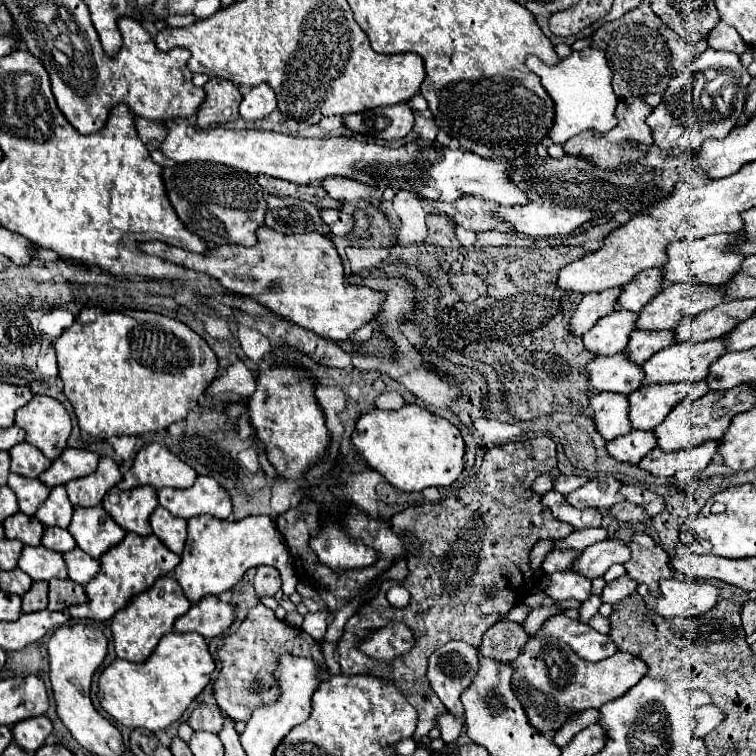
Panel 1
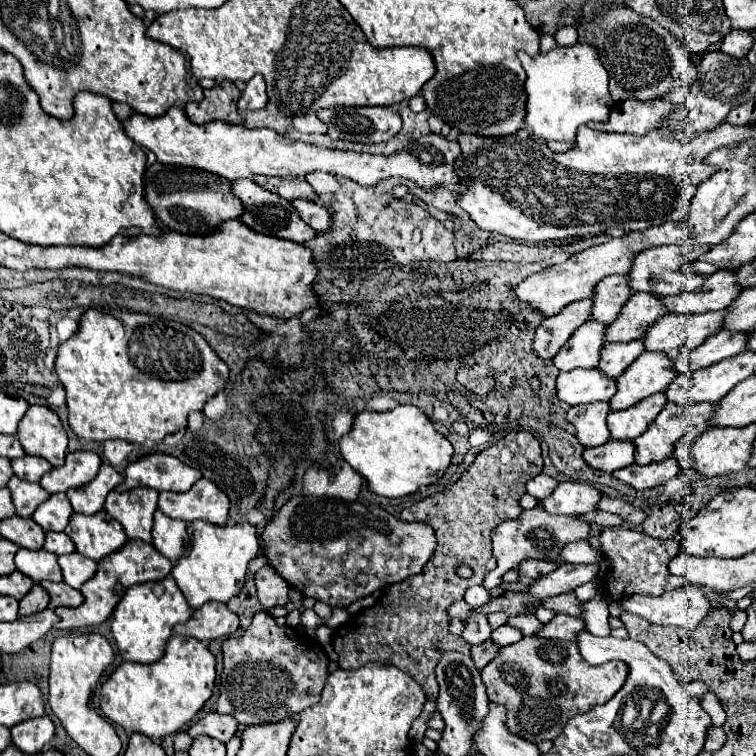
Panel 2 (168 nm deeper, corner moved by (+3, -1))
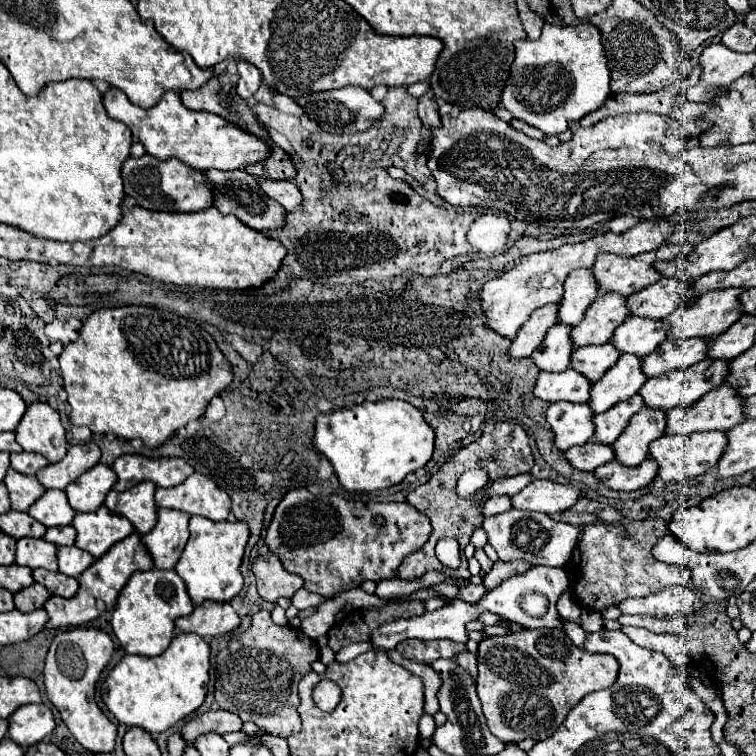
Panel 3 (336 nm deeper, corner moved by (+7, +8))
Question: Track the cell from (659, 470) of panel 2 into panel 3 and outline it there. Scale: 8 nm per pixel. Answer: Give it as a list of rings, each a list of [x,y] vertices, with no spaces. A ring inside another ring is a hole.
[[[646,458],[640,466],[634,466],[634,468],[628,468],[620,462],[612,460],[604,466],[598,466],[594,472],[608,488],[630,492],[630,490],[638,490],[638,488],[644,488],[650,482],[654,482],[654,478],[656,478],[656,460]]]

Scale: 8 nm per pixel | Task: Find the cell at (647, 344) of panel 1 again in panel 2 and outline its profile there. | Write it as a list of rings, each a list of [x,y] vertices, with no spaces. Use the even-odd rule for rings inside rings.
[[[640,339],[630,343],[616,343],[616,345],[604,345],[600,349],[600,361],[596,365],[598,371],[602,371],[606,377],[616,379],[626,371],[626,367],[636,361],[636,357],[642,353]]]

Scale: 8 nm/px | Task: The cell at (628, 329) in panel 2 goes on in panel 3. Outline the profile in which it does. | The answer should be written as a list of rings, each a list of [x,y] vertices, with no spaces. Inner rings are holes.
[[[616,292],[598,294],[584,320],[572,330],[574,346],[578,348],[586,344],[604,344],[612,340],[612,328],[628,318],[628,304],[624,304],[624,300],[626,298],[616,296]]]

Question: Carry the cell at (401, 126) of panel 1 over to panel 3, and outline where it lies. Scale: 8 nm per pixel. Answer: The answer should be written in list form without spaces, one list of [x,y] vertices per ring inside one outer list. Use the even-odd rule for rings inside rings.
[[[346,86],[346,88],[338,88],[338,90],[328,90],[328,92],[316,92],[316,94],[308,94],[296,100],[306,116],[314,122],[318,122],[318,126],[330,134],[356,134],[356,132],[364,132],[368,128],[372,128],[372,124],[376,124],[376,120],[380,120],[380,116],[384,116],[384,106],[372,98],[372,94],[360,86]]]

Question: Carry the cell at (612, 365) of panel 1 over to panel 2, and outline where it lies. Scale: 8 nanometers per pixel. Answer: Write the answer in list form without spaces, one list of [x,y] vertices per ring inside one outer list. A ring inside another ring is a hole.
[[[574,369],[556,379],[556,397],[568,405],[608,401],[616,393],[616,381],[596,369]]]

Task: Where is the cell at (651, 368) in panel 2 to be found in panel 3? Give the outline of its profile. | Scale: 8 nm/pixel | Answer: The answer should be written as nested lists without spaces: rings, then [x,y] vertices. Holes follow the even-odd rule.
[[[620,356],[620,360],[592,386],[590,394],[590,408],[594,414],[600,414],[614,404],[628,400],[634,396],[648,378],[644,378],[644,372],[640,370],[642,358],[638,356]]]

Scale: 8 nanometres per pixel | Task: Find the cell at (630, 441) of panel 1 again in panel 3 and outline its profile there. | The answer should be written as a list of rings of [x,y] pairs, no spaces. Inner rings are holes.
[[[586,442],[582,446],[572,446],[564,454],[566,454],[568,462],[578,470],[594,470],[594,468],[614,460],[612,446],[596,444],[596,442]]]

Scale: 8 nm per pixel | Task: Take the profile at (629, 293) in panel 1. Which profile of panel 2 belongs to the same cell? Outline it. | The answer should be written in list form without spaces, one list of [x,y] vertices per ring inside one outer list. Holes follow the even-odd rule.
[[[612,275],[598,281],[592,297],[594,301],[592,313],[590,313],[592,321],[608,325],[616,319],[616,313],[620,313],[624,301],[628,301],[628,297],[632,295],[626,283],[628,283],[628,277],[624,275]]]

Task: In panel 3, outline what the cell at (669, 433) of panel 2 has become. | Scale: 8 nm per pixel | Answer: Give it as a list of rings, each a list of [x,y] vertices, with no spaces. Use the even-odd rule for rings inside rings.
[[[646,406],[636,416],[632,416],[622,436],[612,444],[616,460],[626,466],[638,466],[648,456],[650,444],[664,436],[666,414],[668,412]]]

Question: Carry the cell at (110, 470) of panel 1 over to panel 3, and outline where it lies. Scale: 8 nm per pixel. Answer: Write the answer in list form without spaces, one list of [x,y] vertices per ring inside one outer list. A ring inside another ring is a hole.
[[[102,462],[96,464],[88,472],[84,472],[84,476],[80,476],[72,484],[68,484],[66,496],[68,496],[70,506],[76,512],[92,512],[92,510],[100,508],[106,494],[116,484],[116,480],[118,480],[118,476],[114,474],[114,470],[110,466],[106,466]]]

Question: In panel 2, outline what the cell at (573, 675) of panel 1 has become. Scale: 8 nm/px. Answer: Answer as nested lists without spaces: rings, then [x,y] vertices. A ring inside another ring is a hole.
[[[524,637],[520,643],[502,647],[482,669],[490,703],[506,707],[508,731],[530,743],[554,741],[572,715],[608,701],[624,685],[626,677],[628,667],[622,661],[594,667],[582,659],[576,643],[538,637]]]

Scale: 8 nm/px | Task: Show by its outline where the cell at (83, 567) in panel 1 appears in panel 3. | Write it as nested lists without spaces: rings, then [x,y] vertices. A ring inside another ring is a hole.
[[[60,546],[58,548],[60,572],[66,574],[66,576],[78,578],[92,562],[94,562],[94,558],[88,552],[76,548],[76,546]]]

